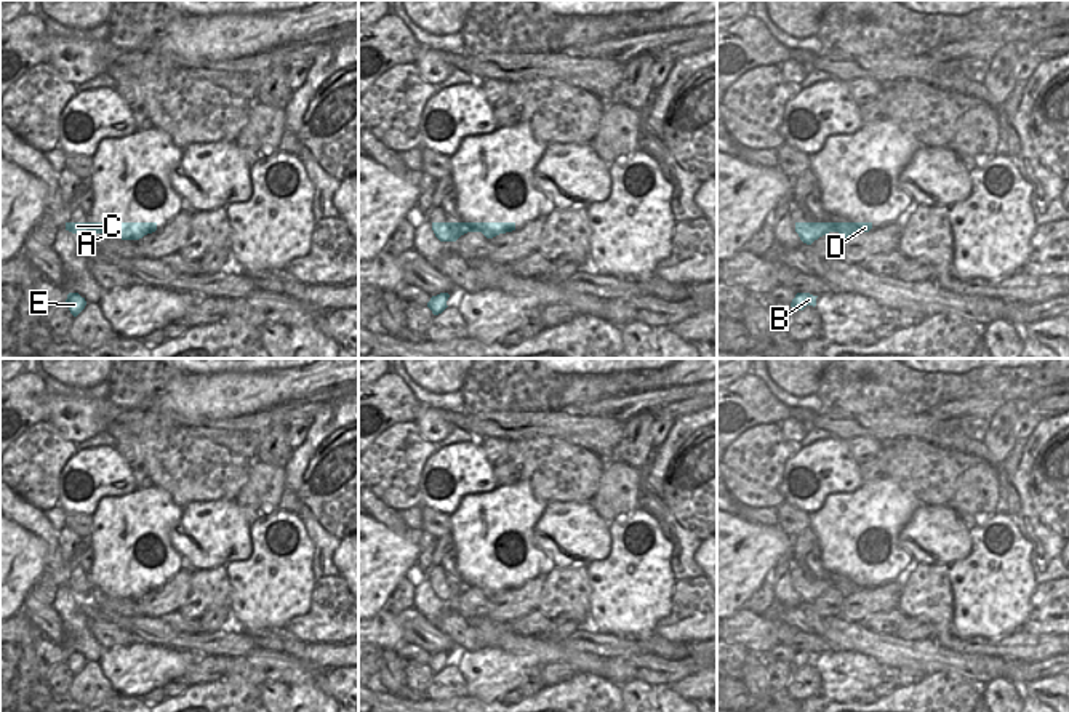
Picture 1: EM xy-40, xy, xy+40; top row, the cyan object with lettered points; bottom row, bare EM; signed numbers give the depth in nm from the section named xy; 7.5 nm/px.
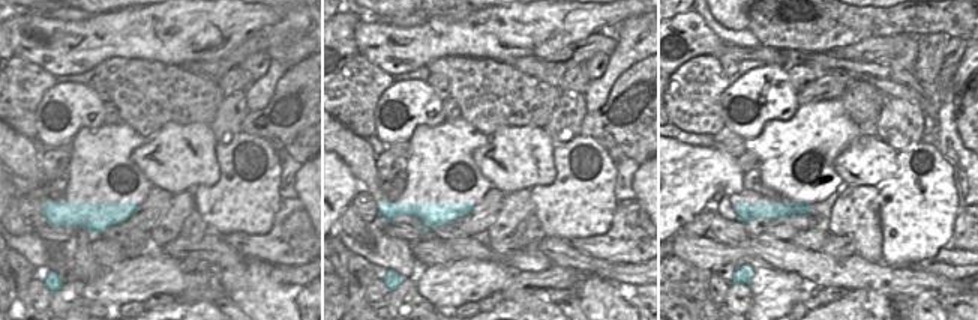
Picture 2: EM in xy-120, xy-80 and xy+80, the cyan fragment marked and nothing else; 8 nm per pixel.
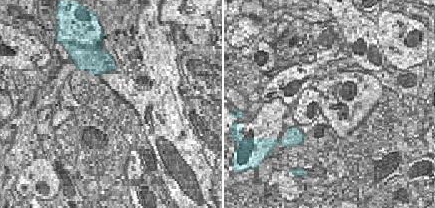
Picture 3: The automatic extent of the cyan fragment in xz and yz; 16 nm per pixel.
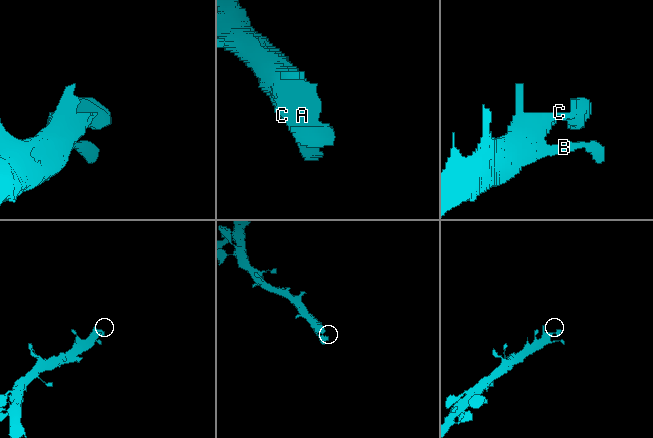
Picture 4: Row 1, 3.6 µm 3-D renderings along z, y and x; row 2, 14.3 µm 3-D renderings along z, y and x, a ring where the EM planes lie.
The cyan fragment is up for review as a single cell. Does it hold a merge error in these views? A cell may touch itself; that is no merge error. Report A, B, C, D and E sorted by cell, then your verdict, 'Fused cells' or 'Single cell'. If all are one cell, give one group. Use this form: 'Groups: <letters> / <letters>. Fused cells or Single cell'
Groups: A B C D E. Single cell.

